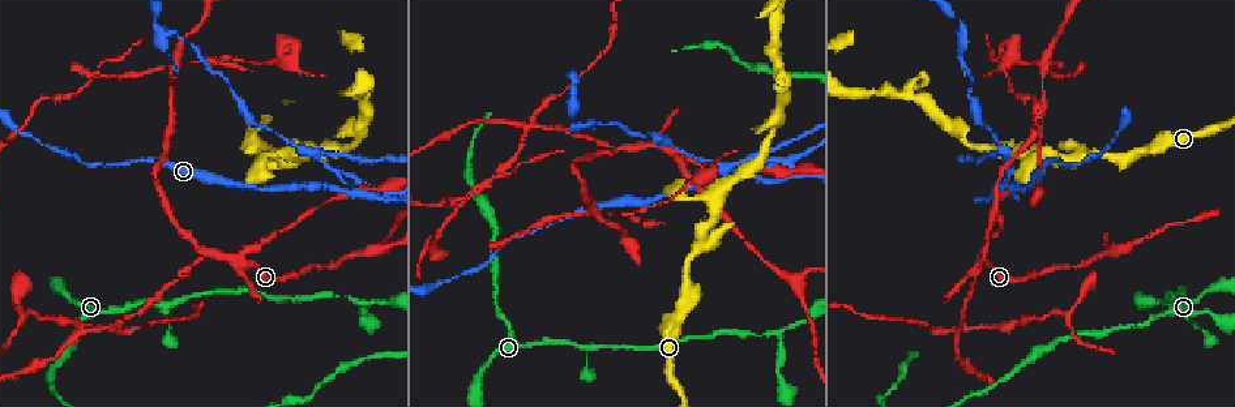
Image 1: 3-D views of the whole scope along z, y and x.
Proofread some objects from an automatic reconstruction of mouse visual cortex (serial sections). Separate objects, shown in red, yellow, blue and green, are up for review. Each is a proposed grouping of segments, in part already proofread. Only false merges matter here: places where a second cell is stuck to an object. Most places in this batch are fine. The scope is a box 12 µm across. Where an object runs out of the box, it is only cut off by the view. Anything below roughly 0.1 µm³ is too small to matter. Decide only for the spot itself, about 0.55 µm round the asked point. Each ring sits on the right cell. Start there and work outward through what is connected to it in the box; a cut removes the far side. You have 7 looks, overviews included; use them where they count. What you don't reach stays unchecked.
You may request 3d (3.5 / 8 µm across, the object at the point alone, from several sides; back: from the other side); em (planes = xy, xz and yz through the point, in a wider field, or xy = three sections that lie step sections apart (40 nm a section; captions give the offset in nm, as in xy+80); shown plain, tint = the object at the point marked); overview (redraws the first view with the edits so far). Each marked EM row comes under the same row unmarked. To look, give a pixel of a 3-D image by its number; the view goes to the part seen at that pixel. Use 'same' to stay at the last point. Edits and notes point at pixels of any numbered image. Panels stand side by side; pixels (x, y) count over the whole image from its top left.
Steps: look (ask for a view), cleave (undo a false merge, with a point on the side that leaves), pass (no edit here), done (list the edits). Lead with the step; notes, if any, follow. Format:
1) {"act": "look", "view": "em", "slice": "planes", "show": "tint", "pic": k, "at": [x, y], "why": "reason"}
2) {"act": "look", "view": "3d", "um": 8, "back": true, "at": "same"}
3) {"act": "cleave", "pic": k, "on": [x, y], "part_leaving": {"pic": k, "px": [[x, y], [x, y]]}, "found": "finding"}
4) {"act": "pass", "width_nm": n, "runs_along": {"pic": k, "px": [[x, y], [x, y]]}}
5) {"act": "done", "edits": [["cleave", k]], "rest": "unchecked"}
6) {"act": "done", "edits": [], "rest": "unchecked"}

{"act": "look", "view": "3d", "um": 3.5, "pic": 1, "at": [572, 344], "why": "thin neck"}

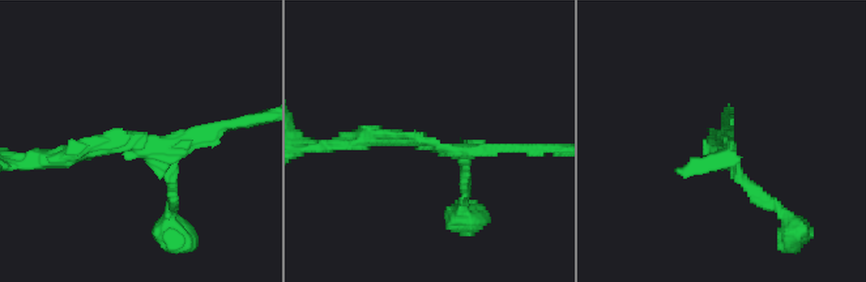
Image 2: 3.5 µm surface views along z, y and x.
{"act": "look", "view": "em", "slice": "planes", "show": "tint", "pic": 2, "at": [434, 146], "why": "shape alone is not enough"}

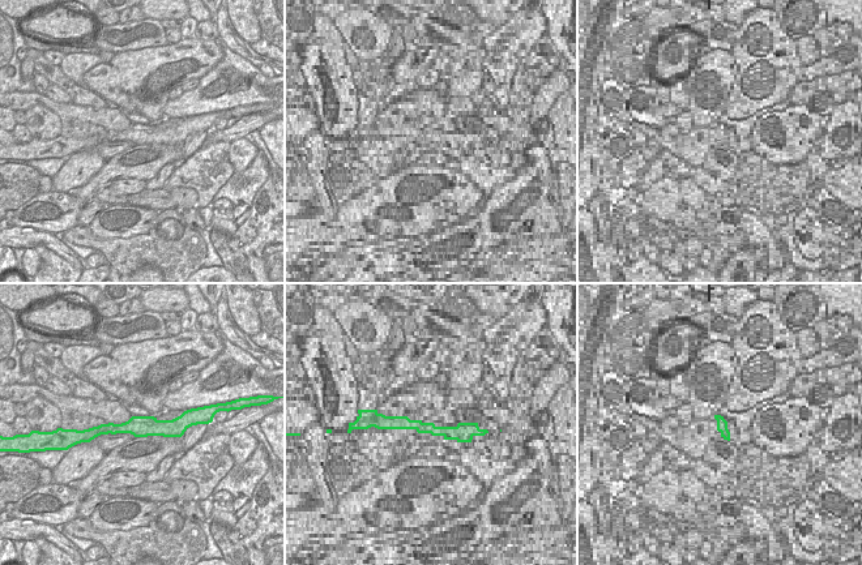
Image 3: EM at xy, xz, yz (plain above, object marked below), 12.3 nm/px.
{"act": "look", "view": "em", "slice": "xy", "step": 5, "show": "tint", "at": "same"}

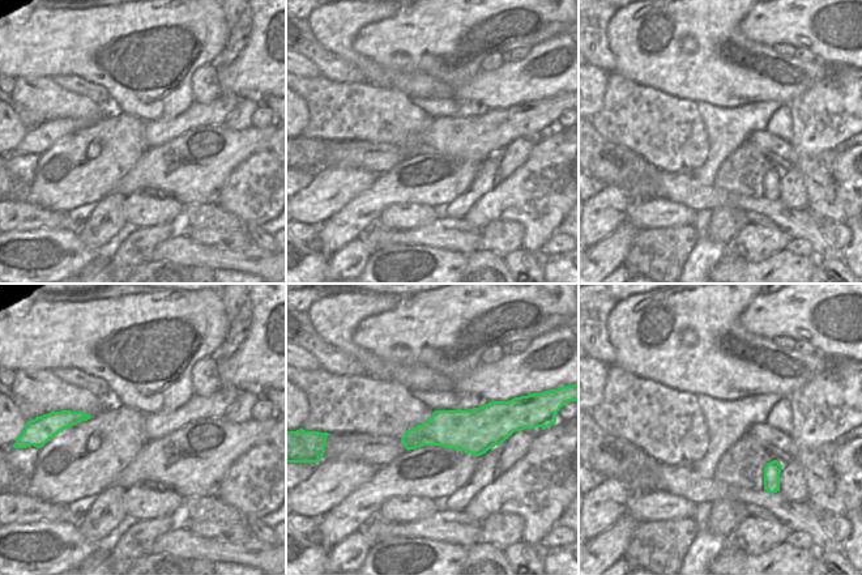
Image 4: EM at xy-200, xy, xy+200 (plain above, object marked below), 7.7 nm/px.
{"act": "pass", "found": "all the same cell"}

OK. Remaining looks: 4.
{"act": "look", "view": "em", "slice": "xy", "step": 1, "show": "tint", "pic": 1, "at": [1171, 306], "why": "a fork"}

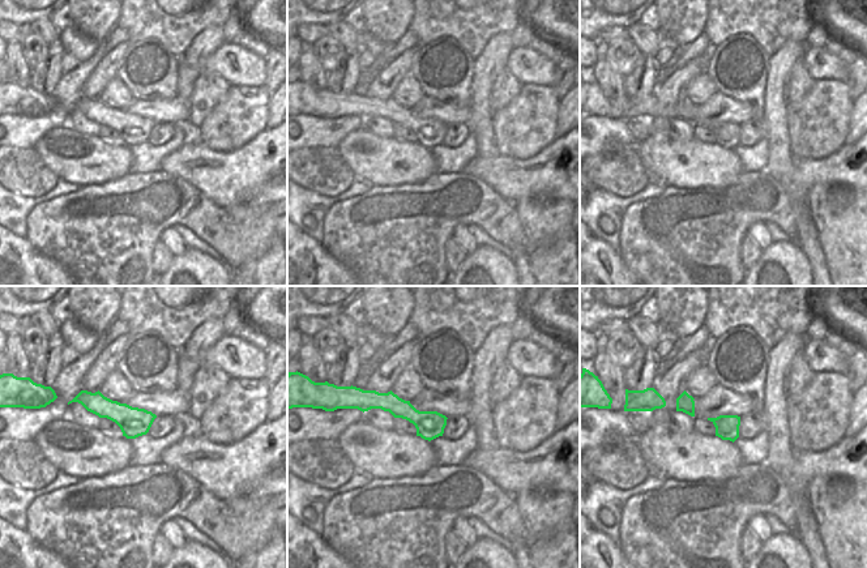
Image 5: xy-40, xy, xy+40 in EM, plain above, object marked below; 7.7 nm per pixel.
{"act": "look", "view": "3d", "um": 3.5, "at": "same", "why": "see where the arms go"}

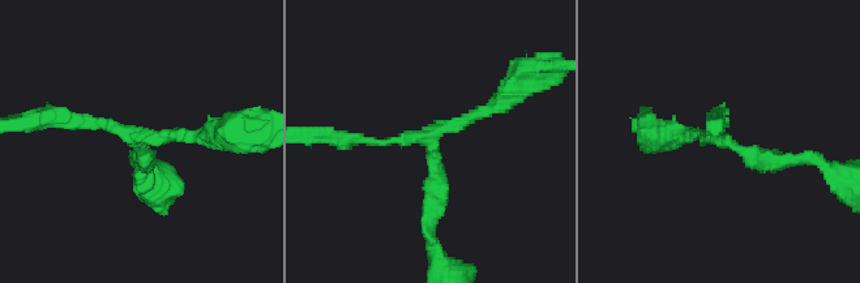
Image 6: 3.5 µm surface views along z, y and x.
{"act": "pass", "runs_along": {"pic": 5, "px": [[376, 396], [431, 425], [439, 432]]}, "found": "all the same cell"}

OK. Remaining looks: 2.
{"act": "look", "view": "em", "slice": "xy", "step": 5, "show": "tint", "pic": 1, "at": [658, 148], "why": "abrupt turn"}

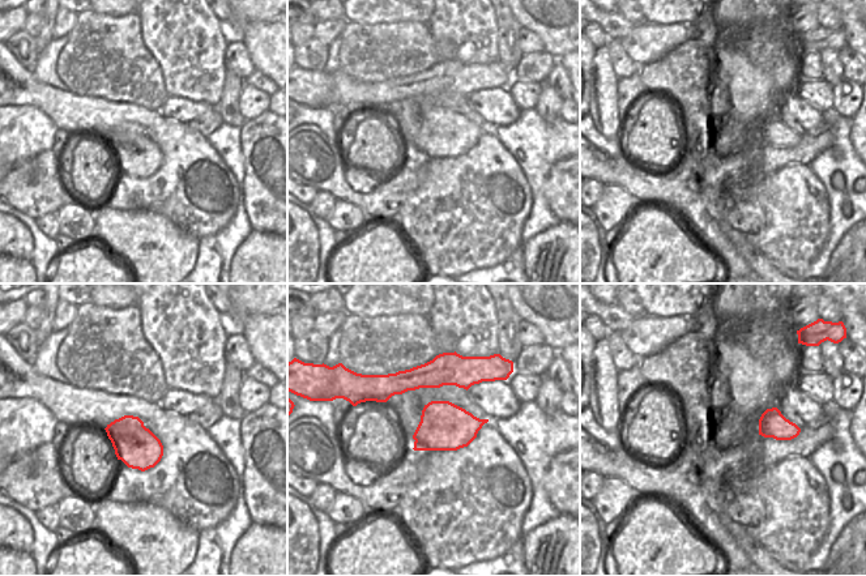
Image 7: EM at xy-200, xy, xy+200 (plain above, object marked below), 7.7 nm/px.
{"act": "look", "view": "3d", "um": 3.5, "at": "same"}

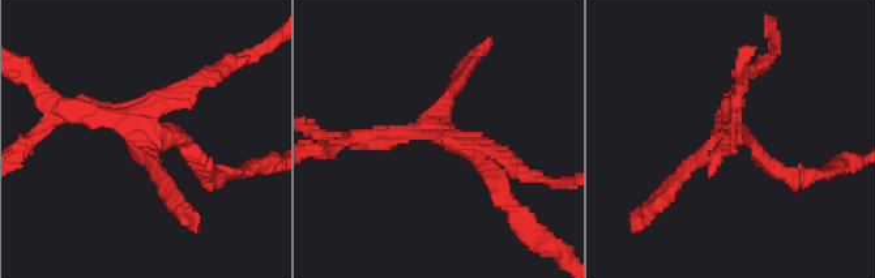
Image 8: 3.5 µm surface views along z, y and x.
{"act": "cleave", "pic": 8, "on": [190, 86], "border": {"pic": 7, "px": [[388, 374], [393, 374], [406, 388]]}, "found": "two cells meet here"}

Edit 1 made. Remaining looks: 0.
{"act": "done", "edits": [["cleave", 8]], "rest": "unchecked"}

